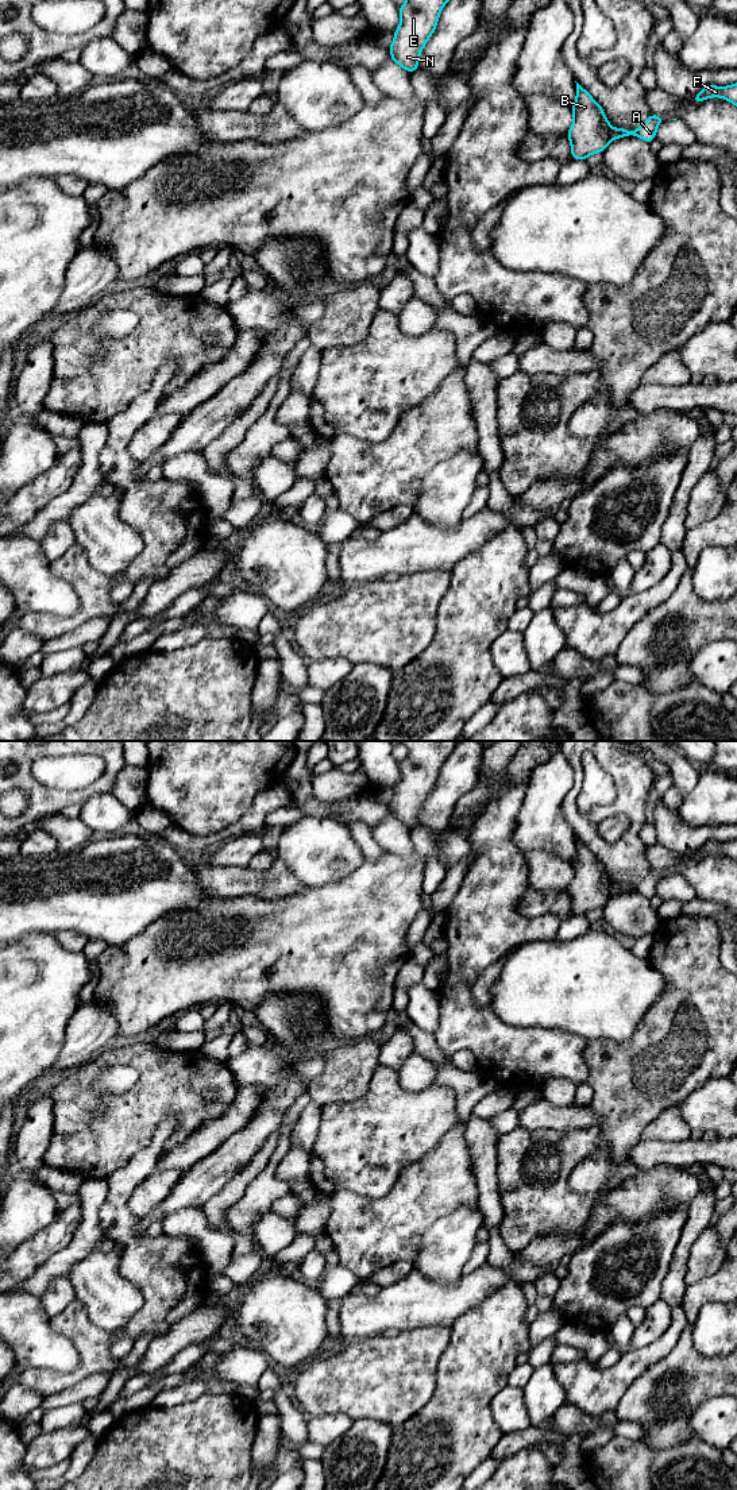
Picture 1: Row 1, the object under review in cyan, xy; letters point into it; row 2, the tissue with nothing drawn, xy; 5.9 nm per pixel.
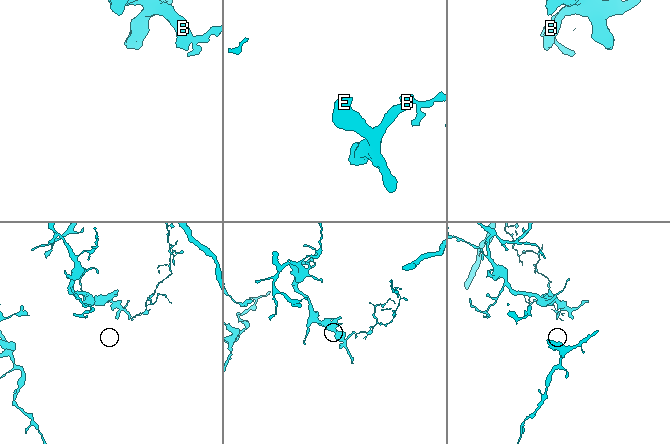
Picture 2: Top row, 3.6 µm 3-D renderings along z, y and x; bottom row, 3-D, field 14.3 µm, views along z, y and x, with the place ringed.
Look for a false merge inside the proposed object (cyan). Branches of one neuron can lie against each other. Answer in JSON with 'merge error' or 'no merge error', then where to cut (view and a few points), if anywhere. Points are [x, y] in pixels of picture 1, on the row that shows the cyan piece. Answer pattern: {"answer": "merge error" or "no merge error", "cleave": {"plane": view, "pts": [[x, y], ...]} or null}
{"answer": "merge error", "cleave": {"plane": "xy", "pts": [[610, 127], [612, 139]]}}

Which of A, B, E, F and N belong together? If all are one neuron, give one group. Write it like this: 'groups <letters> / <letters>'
groups A F / B E N

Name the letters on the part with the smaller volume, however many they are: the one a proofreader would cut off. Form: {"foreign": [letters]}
{"foreign": ["A", "F"]}

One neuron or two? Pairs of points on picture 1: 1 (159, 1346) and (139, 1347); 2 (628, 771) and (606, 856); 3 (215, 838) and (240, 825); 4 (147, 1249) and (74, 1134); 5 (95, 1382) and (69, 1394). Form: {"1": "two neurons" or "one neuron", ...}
{"1": "two neurons", "2": "one neuron", "3": "one neuron", "4": "two neurons", "5": "one neuron"}

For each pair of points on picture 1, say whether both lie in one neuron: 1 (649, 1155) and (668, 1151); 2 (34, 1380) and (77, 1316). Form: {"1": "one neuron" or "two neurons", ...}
{"1": "one neuron", "2": "one neuron"}

